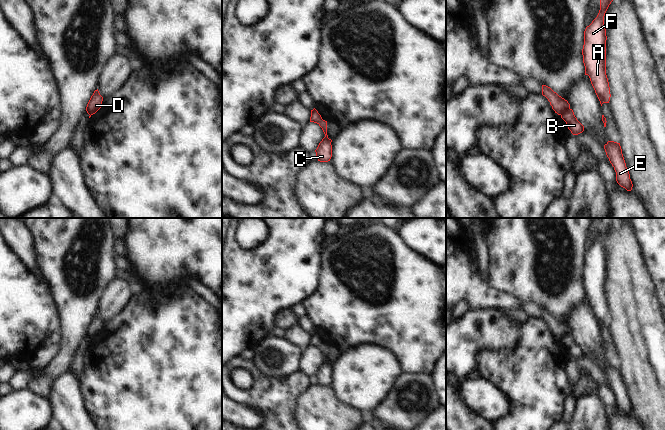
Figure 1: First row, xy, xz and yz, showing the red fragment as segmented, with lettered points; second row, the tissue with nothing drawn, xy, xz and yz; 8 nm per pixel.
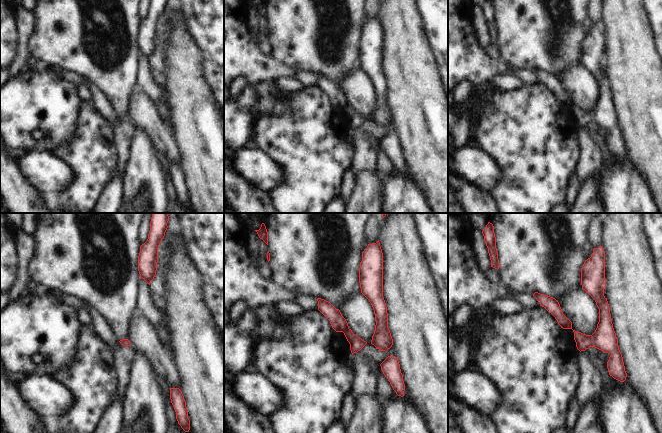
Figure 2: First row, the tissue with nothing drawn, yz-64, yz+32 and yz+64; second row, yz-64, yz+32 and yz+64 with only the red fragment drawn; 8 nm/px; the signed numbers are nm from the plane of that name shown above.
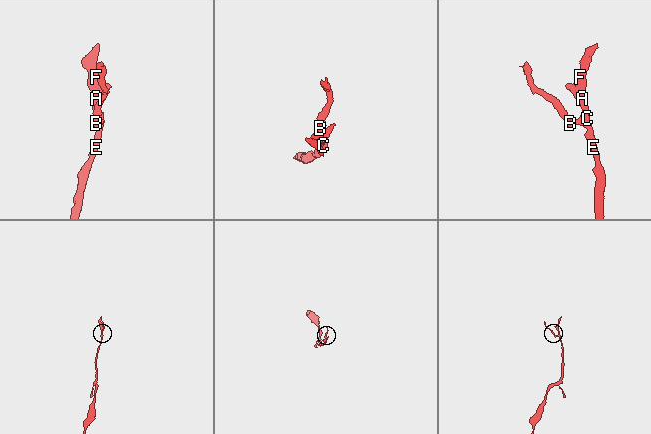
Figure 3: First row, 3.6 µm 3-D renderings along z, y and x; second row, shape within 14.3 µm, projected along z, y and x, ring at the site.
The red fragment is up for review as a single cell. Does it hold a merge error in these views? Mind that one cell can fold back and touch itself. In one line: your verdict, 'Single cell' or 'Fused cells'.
Fused cells.

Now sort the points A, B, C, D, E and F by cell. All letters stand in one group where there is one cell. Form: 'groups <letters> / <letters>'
groups A B C E F / D

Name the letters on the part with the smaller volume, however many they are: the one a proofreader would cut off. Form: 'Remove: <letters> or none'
Remove: D

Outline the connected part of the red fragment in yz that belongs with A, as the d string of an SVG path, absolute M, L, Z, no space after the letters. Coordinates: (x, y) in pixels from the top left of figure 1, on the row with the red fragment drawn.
M600 0L600 10L597 17L584 31L582 49L585 75L588 75L595 93L602 106L610 101L610 87L606 75L606 29L605 13L613 0Z

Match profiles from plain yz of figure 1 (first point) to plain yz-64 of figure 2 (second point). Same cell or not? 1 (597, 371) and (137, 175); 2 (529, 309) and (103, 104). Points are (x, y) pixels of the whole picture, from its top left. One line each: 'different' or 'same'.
1: different
2: same

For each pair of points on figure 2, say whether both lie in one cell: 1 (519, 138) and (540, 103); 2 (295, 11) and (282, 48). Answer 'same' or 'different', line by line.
1: same
2: same

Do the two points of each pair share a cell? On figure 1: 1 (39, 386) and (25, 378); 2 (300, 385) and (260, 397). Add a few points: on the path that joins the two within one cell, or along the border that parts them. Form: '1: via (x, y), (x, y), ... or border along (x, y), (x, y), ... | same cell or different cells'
1: border along (34, 377), (26, 387) | different cells
2: via (290, 387), (279, 395), (270, 395) | same cell

